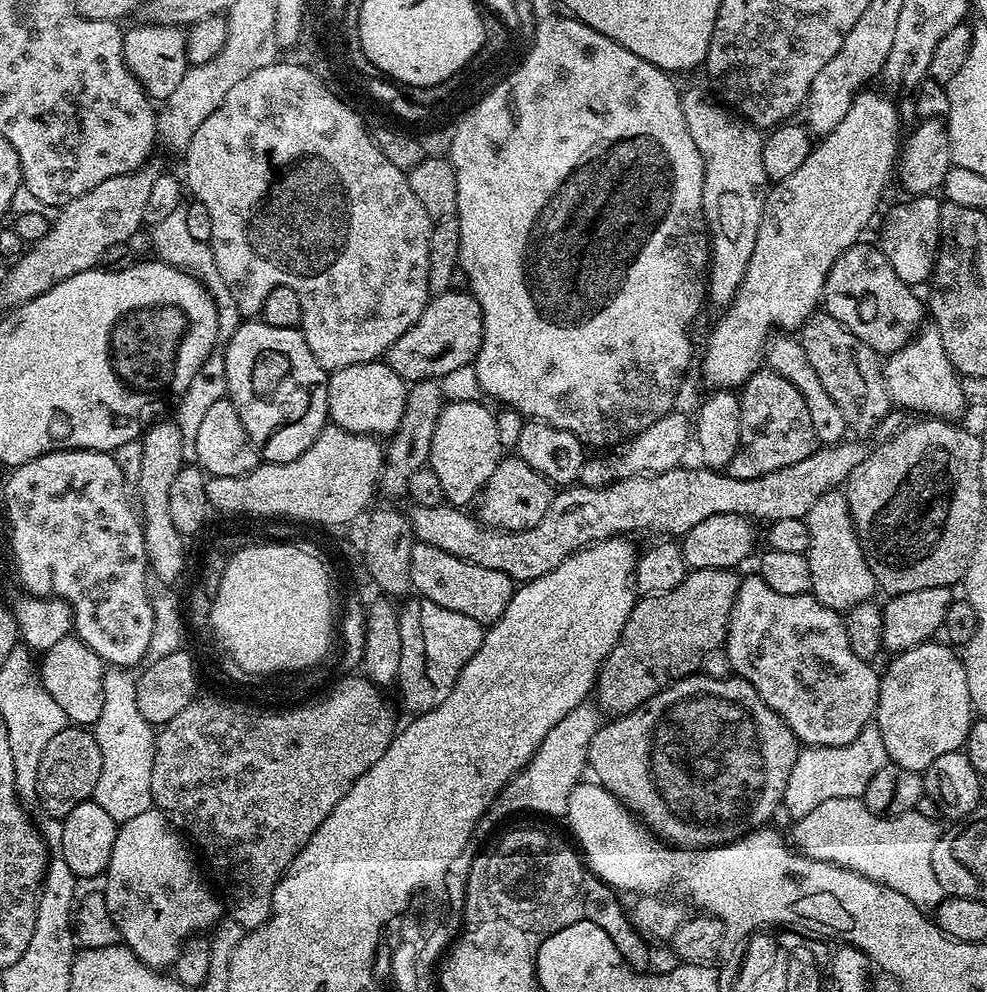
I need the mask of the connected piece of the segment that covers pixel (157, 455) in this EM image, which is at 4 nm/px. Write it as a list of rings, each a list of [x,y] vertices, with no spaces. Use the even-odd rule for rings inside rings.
[[[164,418],[151,425],[140,440],[142,446],[142,467],[134,482],[134,492],[140,495],[138,515],[144,525],[144,545],[153,577],[172,582],[175,576],[184,572],[186,563],[186,538],[174,526],[170,515],[170,486],[174,483],[178,470],[186,467],[182,456],[182,436],[178,426],[171,419]]]

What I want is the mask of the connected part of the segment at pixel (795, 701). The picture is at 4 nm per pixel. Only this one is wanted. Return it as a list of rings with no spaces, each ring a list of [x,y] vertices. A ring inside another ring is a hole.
[[[759,574],[745,575],[728,615],[726,651],[731,671],[758,690],[762,702],[784,719],[801,745],[846,747],[876,715],[881,673],[875,672],[869,661],[858,658],[858,654],[850,650],[844,616],[822,606],[811,594],[778,594],[778,590],[766,586]]]

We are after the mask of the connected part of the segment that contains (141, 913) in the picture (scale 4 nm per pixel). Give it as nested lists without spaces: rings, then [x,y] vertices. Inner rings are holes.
[[[155,806],[135,815],[130,821],[121,823],[116,829],[114,854],[110,854],[108,871],[102,880],[106,908],[114,926],[120,932],[122,943],[140,961],[154,970],[171,969],[180,957],[180,950],[185,941],[193,934],[203,933],[200,932],[203,928],[211,929],[222,916],[221,901],[211,887],[208,889],[204,885],[204,880],[200,877],[200,868],[196,865],[197,857],[194,852],[192,857],[191,851],[193,852],[193,849],[186,843],[185,837]]]

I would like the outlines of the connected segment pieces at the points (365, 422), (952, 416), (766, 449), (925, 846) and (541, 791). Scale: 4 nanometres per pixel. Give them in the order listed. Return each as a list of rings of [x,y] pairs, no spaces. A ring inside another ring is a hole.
[[[371,360],[365,364],[355,364],[335,369],[328,377],[328,419],[348,432],[377,438],[391,437],[398,422],[402,422],[402,412],[406,410],[409,385],[386,362]]]
[[[935,326],[921,327],[909,344],[891,353],[884,364],[884,377],[888,383],[888,392],[892,395],[893,405],[901,409],[914,408],[920,412],[918,414],[925,417],[949,422],[959,421],[959,416],[963,414],[964,408],[966,409],[960,385],[961,377],[950,362]]]
[[[771,370],[755,372],[742,385],[739,397],[740,445],[730,465],[730,475],[734,478],[758,478],[802,462],[802,458],[816,451],[818,441],[810,423],[810,410],[806,410],[802,394],[798,394],[789,380]]]
[[[832,798],[791,826],[791,843],[801,856],[809,856],[818,862],[830,862],[839,868],[862,874],[882,886],[890,886],[890,890],[898,890],[902,898],[910,898],[910,902],[914,902],[914,906],[925,914],[935,913],[936,907],[945,898],[946,893],[934,875],[934,846],[940,837],[941,825],[930,818],[922,818],[922,814],[914,810],[901,816],[875,816],[864,805],[863,799]]]
[[[585,702],[570,710],[570,714],[542,738],[524,771],[516,773],[497,794],[496,801],[488,808],[487,819],[500,820],[511,812],[541,812],[544,816],[567,817],[570,794],[581,783],[583,776],[580,775],[588,768],[590,738],[594,738],[601,723],[601,713],[591,703]]]

